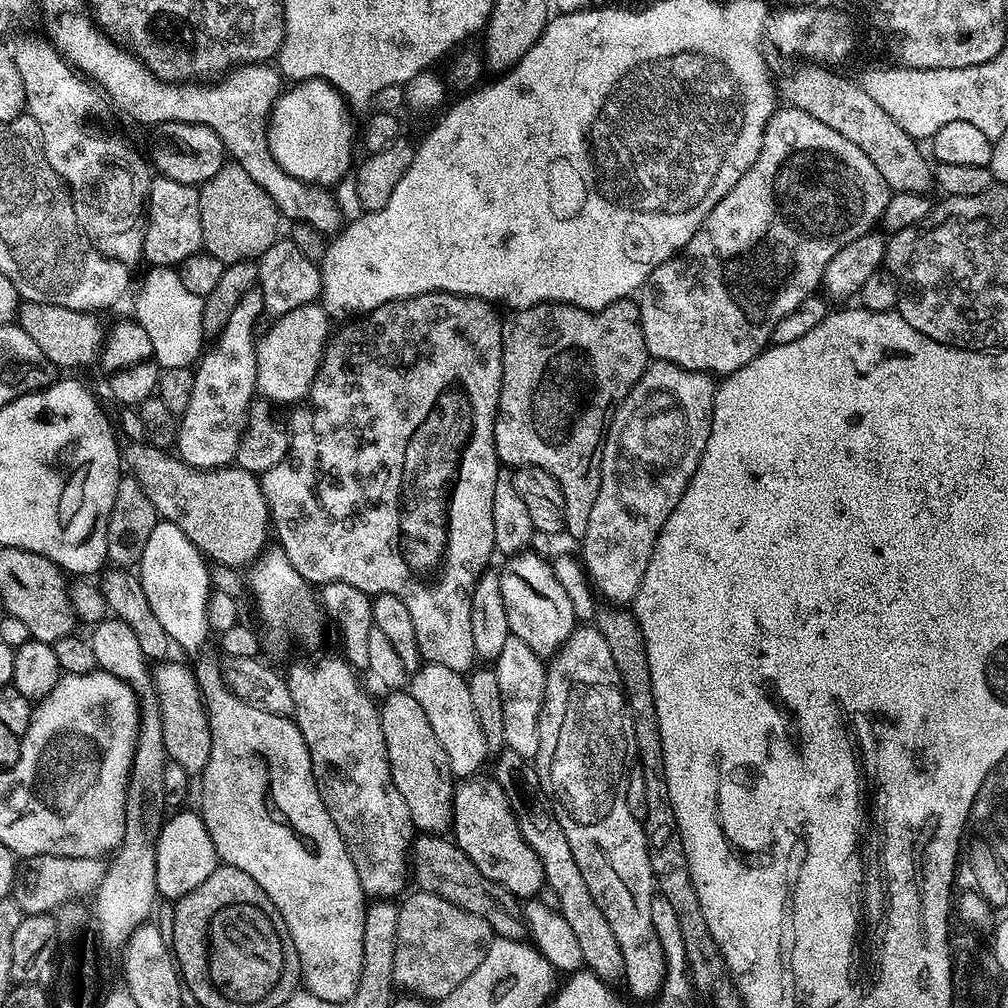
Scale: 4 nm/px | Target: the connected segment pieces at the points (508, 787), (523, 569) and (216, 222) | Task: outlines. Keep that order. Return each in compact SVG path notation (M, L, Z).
M507 750L501 751L495 760L494 779L498 786L502 786L510 802L512 813L516 815L518 830L522 830L522 838L526 838L530 850L538 854L538 862L542 862L545 885L554 890L555 907L562 914L562 918L566 918L566 922L578 938L584 968L609 986L615 985L615 980L623 981L626 962L622 958L622 946L618 946L618 938L614 938L614 930L610 930L606 914L598 910L598 902L594 902L594 894L590 894L586 878L582 878L582 870L578 870L578 862L574 862L570 842L566 842L566 834L552 812L552 805L540 788L535 763L522 758L522 754L514 754Z
M532 551L518 552L503 561L504 568L499 569L502 602L506 602L506 618L510 622L511 635L522 638L522 642L526 642L534 654L551 658L564 645L566 638L570 638L578 621L566 590L562 590L558 578L554 578L551 563Z
M226 162L205 184L199 185L198 210L202 218L203 251L209 252L223 264L243 260L259 261L260 256L281 235L282 217L270 194L242 166Z

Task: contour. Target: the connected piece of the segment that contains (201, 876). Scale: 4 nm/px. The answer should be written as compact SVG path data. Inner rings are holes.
M176 810L165 819L162 830L158 834L156 847L156 890L169 902L181 900L190 890L202 886L210 874L218 866L218 857L214 850L214 842L210 838L210 830L206 830L204 820L199 811L184 812Z

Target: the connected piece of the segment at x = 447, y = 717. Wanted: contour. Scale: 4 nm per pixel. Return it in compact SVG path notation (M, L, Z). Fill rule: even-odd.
M424 662L411 673L410 691L418 701L418 706L422 706L422 711L426 713L438 742L442 742L442 750L446 750L453 777L467 778L477 775L483 769L480 767L483 766L484 759L489 759L490 753L482 726L478 726L478 717L474 715L467 679L446 666Z

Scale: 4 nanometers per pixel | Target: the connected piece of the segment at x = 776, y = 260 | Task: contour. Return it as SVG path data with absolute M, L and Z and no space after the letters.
M787 106L777 107L764 128L758 156L754 158L754 164L750 166L750 170L746 170L746 174L742 174L742 178L738 178L738 182L734 182L730 194L726 194L726 198L722 198L722 202L718 202L718 206L714 206L714 210L710 210L710 214L696 231L694 238L690 238L690 242L683 252L659 264L650 274L648 281L644 283L643 288L640 289L638 293L640 325L649 357L653 361L668 360L672 364L682 366L688 372L709 374L717 374L716 372L727 374L746 366L746 362L750 362L759 352L763 352L765 348L769 347L776 323L782 318L786 318L786 314L801 307L808 297L821 287L824 268L830 262L830 258L834 258L834 254L838 254L838 250L842 250L842 246L869 235L875 229L872 228L875 224L877 227L878 221L883 217L888 205L889 195L890 190L886 186L882 174L878 174L874 170L874 162L870 162L870 158L866 158L866 154L862 154L862 150L858 150L858 146L854 142L846 142L846 138L842 138L842 134L838 134L838 130L824 125L823 122L818 122L818 118L810 118L810 114L806 114L802 110Z

